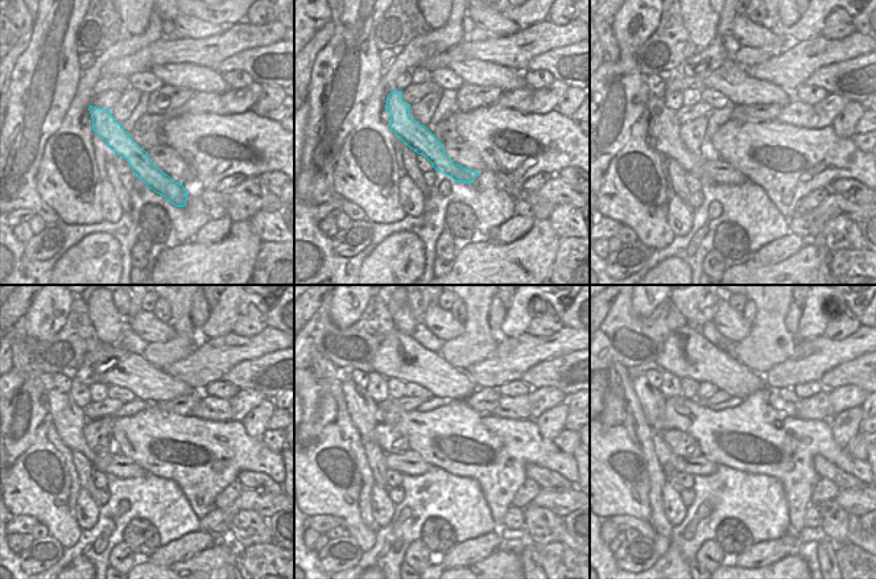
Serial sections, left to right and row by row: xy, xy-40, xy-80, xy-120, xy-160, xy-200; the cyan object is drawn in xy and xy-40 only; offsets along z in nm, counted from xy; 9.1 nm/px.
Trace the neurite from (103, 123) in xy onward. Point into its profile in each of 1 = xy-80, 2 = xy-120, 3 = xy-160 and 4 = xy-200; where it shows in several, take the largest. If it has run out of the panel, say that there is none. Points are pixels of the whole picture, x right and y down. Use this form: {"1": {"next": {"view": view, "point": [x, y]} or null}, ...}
{"1": {"next": {"view": "xy-80", "point": [690, 96]}}, "2": {"next": {"view": "xy-120", "point": [99, 389]}}, "3": {"next": {"view": "xy-160", "point": [396, 388]}}, "4": {"next": {"view": "xy-200", "point": [690, 387]}}}

